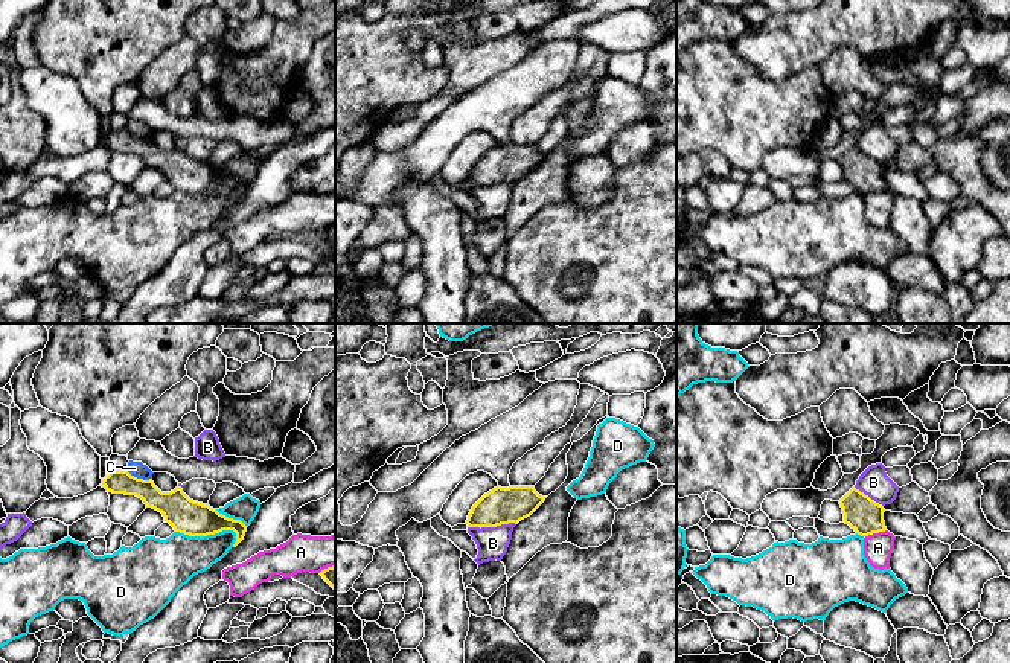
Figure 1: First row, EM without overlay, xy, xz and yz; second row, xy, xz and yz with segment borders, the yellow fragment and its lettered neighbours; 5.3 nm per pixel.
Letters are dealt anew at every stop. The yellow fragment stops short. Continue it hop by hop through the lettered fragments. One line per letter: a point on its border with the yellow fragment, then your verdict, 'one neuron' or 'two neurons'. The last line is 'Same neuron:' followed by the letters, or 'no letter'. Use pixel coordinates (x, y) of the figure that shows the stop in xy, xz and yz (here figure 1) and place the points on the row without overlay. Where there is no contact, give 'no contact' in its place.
A: contact yz (875, 191); two neurons
B: contact xz (491, 185); two neurons
C: contact xy (136, 136); two neurons
D: contact xy (209, 192); two neurons
Same neuron: no letter

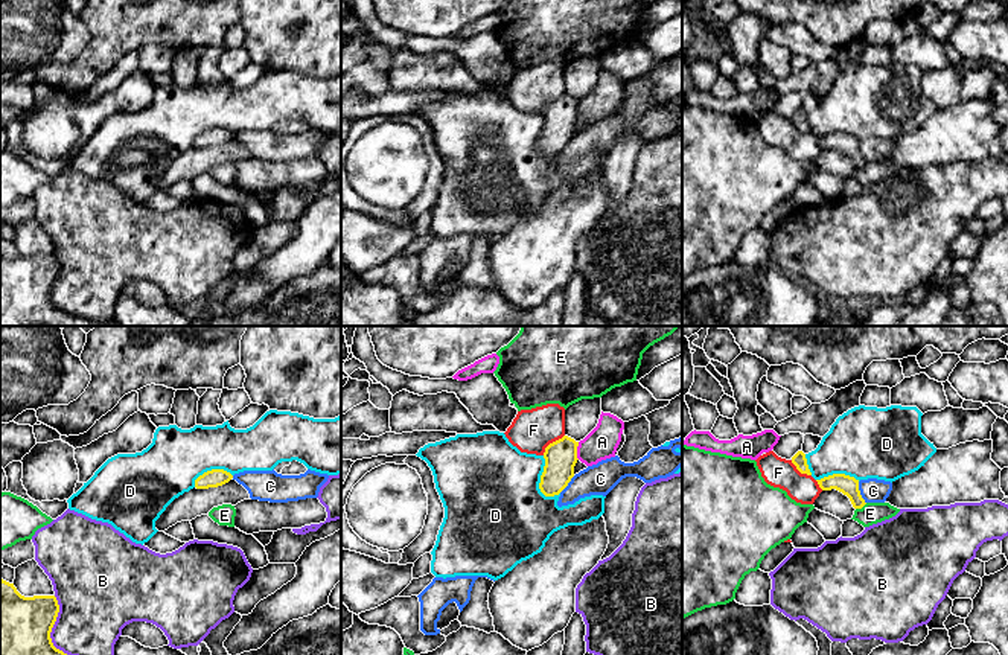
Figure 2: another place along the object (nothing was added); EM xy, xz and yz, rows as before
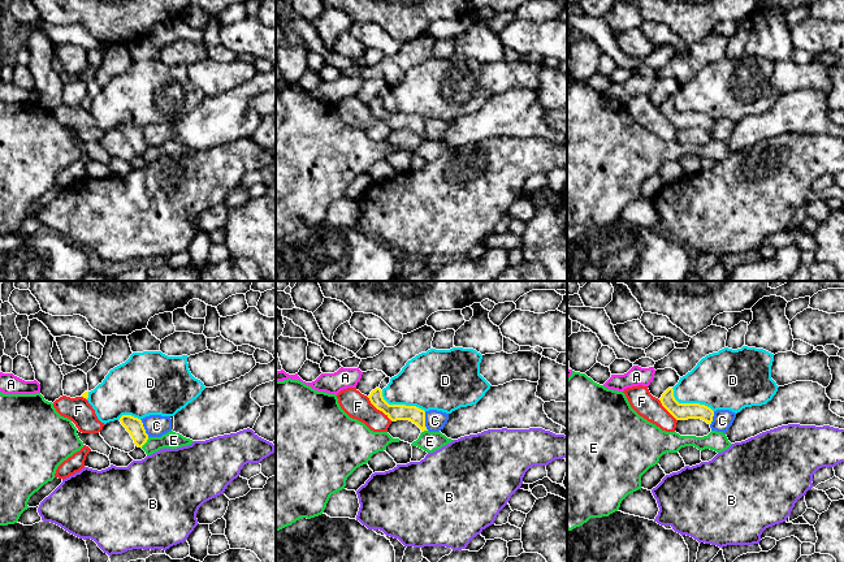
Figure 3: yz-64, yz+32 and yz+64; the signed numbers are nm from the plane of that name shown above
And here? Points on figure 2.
A: contact xz (576, 110); two neurons
B: contact xy (52, 303); two neurons
C: contact yz (859, 151); two neurons
D: contact xz (541, 139); two neurons
E: contact yz (861, 166); two neurons
F: contact xz (553, 101); two neurons
Same neuron: no letter

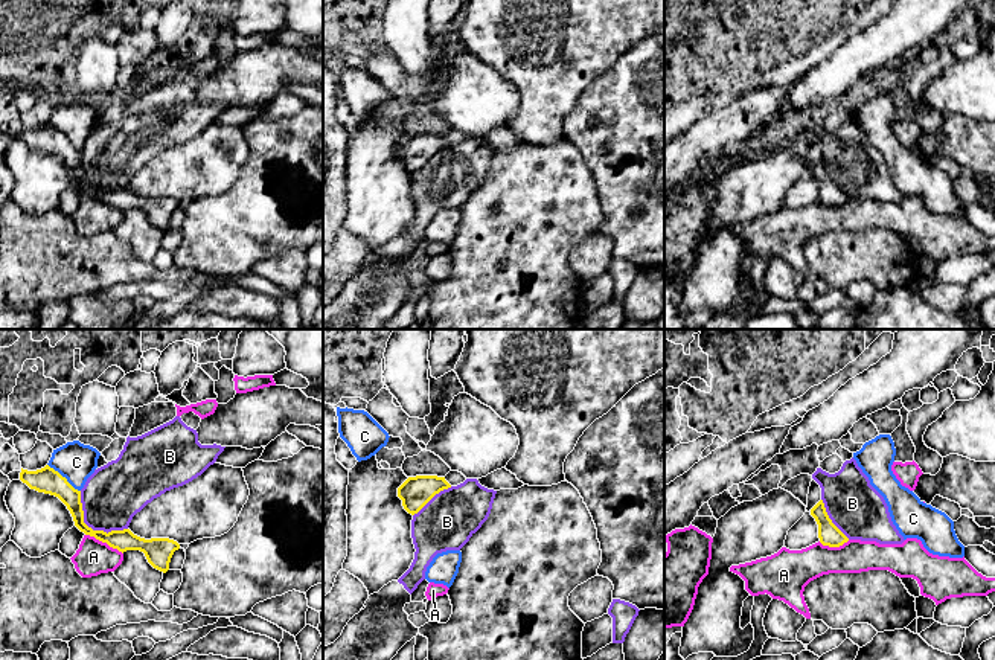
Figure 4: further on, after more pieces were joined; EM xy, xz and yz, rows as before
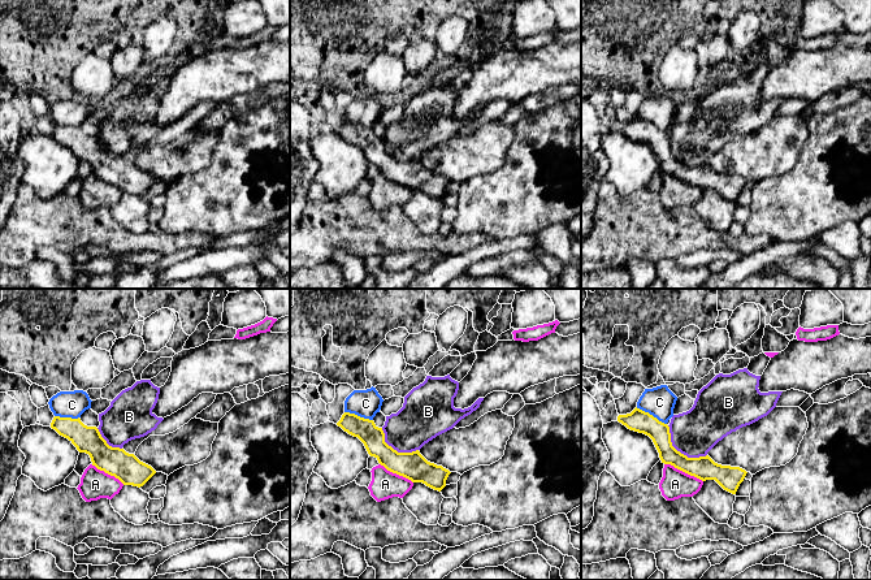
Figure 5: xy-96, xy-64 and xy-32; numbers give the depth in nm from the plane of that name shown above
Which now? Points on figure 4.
A: contact xy (104, 200); two neurons
B: contact xy (90, 186); two neurons
C: contact xy (64, 136); two neurons
Same neuron: no letter

